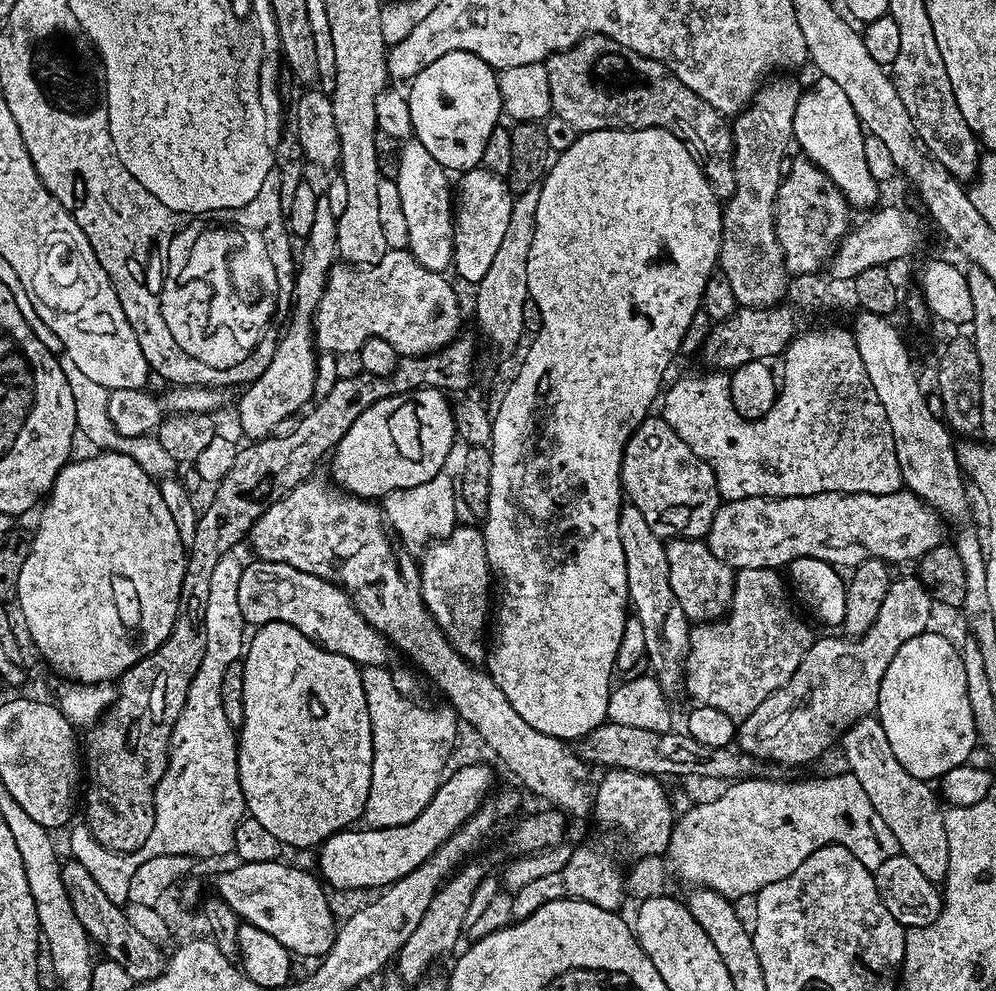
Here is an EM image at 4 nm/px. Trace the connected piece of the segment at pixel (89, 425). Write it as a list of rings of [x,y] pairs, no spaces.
[[[66,355],[59,357],[60,369],[66,375],[66,382],[69,383],[70,394],[74,397],[74,410],[76,420],[76,430],[81,437],[85,436],[90,443],[93,444],[93,449],[103,450],[105,452],[117,452],[124,454],[126,458],[132,458],[134,462],[138,462],[138,466],[142,466],[142,470],[146,470],[146,474],[153,478],[168,478],[173,475],[174,470],[177,471],[178,465],[170,455],[162,450],[162,445],[155,435],[149,434],[146,436],[123,436],[114,430],[114,424],[110,422],[109,416],[109,389],[106,389],[98,382],[91,381],[90,378],[83,374],[79,368],[74,364],[74,360]]]

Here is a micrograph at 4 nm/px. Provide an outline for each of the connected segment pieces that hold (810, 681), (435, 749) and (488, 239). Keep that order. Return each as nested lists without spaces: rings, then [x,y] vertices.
[[[919,575],[899,576],[893,579],[886,590],[886,599],[878,610],[878,618],[874,618],[874,626],[866,630],[859,638],[840,636],[824,636],[816,638],[802,658],[801,665],[794,671],[793,677],[776,693],[770,694],[758,710],[743,717],[738,728],[738,748],[769,765],[775,764],[808,764],[816,760],[832,743],[837,743],[848,729],[853,728],[859,720],[873,715],[878,706],[878,690],[882,686],[882,674],[886,674],[886,666],[894,662],[894,654],[905,642],[910,642],[918,634],[929,631],[928,619],[932,616],[934,601],[928,593]]]
[[[365,667],[360,673],[370,710],[372,727],[372,773],[370,794],[362,817],[369,828],[389,828],[395,824],[409,824],[434,798],[449,767],[452,747],[456,744],[458,717],[451,707],[423,708],[407,700],[396,689],[387,667]]]
[[[483,166],[465,171],[454,188],[454,219],[452,222],[452,268],[469,286],[475,286],[486,278],[495,256],[506,235],[510,223],[510,212],[514,193],[505,177],[495,176]]]

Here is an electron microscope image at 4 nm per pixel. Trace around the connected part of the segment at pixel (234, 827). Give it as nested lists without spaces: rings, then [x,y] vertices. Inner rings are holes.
[[[236,554],[223,556],[214,566],[214,574],[210,578],[210,594],[213,596],[212,603],[206,610],[206,634],[208,645],[206,654],[202,658],[202,666],[194,678],[194,682],[188,691],[188,697],[184,703],[182,714],[176,720],[172,731],[172,747],[168,750],[168,768],[162,774],[162,778],[156,787],[154,794],[154,830],[150,830],[150,838],[136,852],[117,854],[108,851],[92,837],[92,832],[87,826],[76,828],[68,836],[68,848],[71,859],[82,862],[86,870],[90,870],[90,878],[98,882],[98,887],[110,898],[110,902],[124,906],[129,903],[128,879],[142,866],[142,862],[150,862],[150,858],[158,858],[166,854],[178,854],[179,856],[224,856],[234,849],[234,834],[238,830],[240,821],[245,819],[246,809],[244,806],[244,795],[240,785],[238,774],[238,758],[236,749],[238,747],[238,732],[230,726],[226,714],[222,710],[222,674],[226,674],[226,666],[230,662],[241,659],[245,655],[245,645],[240,644],[240,628],[242,621],[240,612],[235,608],[233,601],[220,600],[220,596],[234,598],[238,594],[238,581],[242,579],[244,564],[236,557]]]

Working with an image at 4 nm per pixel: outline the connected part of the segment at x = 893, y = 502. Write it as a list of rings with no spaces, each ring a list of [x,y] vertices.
[[[907,490],[894,494],[819,492],[809,496],[755,496],[721,503],[706,543],[711,553],[733,570],[784,570],[798,558],[822,558],[822,562],[830,562],[841,570],[851,570],[867,560],[882,560],[892,566],[904,564],[907,560],[920,561],[930,550],[945,543],[943,523],[940,513]]]

